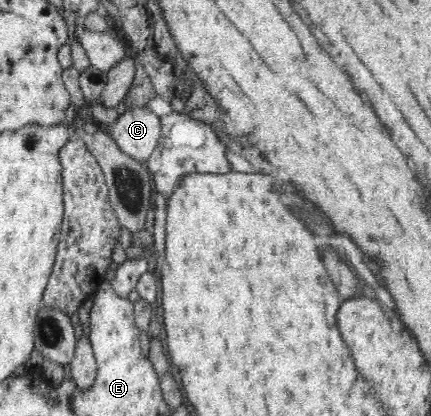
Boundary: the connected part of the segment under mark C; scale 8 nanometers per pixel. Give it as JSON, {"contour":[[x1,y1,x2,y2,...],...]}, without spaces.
{"contour":[[146,106,128,107,108,128,122,153,142,163,154,153,161,138,161,122]]}

